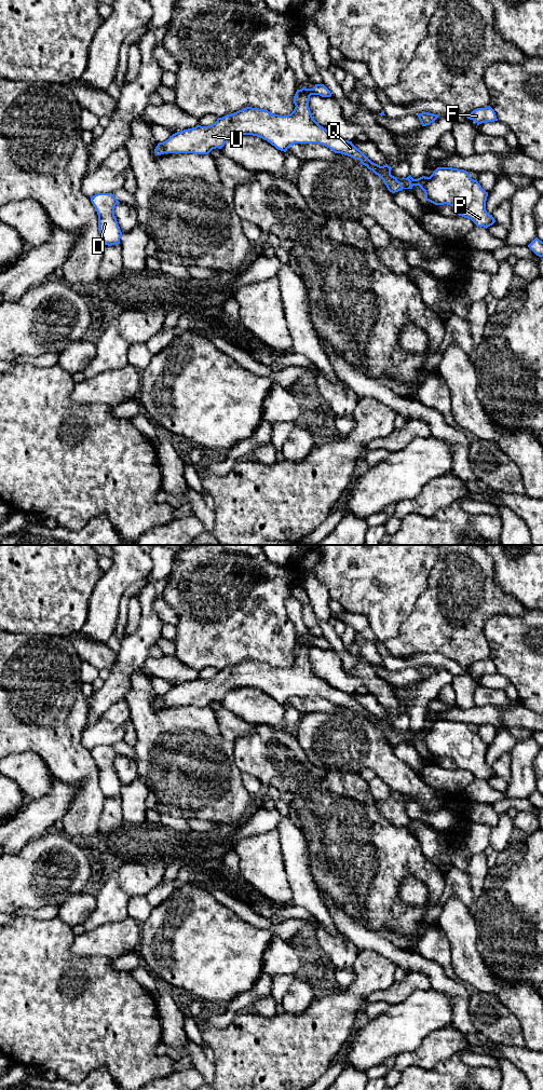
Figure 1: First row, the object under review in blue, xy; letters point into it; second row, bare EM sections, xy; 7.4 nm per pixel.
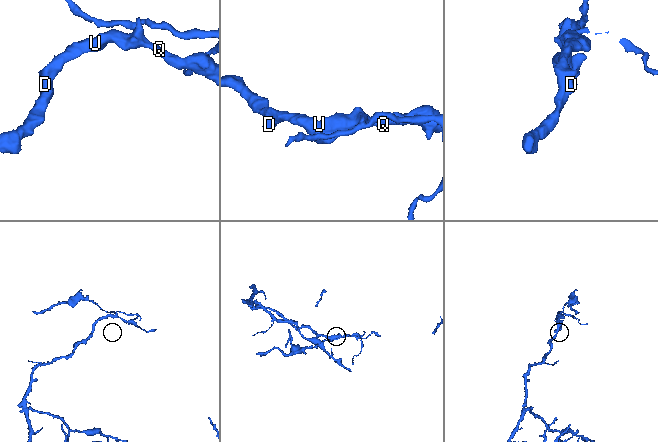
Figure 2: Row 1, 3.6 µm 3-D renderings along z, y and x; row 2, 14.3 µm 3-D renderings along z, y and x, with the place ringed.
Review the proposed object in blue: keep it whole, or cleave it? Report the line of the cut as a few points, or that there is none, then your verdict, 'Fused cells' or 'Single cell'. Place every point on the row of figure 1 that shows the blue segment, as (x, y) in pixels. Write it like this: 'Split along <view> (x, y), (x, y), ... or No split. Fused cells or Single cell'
Split along xy (310, 95), (302, 94), (295, 105). Fused cells

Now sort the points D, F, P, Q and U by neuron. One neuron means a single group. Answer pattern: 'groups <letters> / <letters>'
groups D P Q U / F

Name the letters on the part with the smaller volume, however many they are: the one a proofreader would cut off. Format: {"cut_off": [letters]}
{"cut_off": ["F"]}

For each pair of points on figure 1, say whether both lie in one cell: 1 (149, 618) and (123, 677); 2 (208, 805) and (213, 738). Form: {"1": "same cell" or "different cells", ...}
{"1": "same cell", "2": "same cell"}

